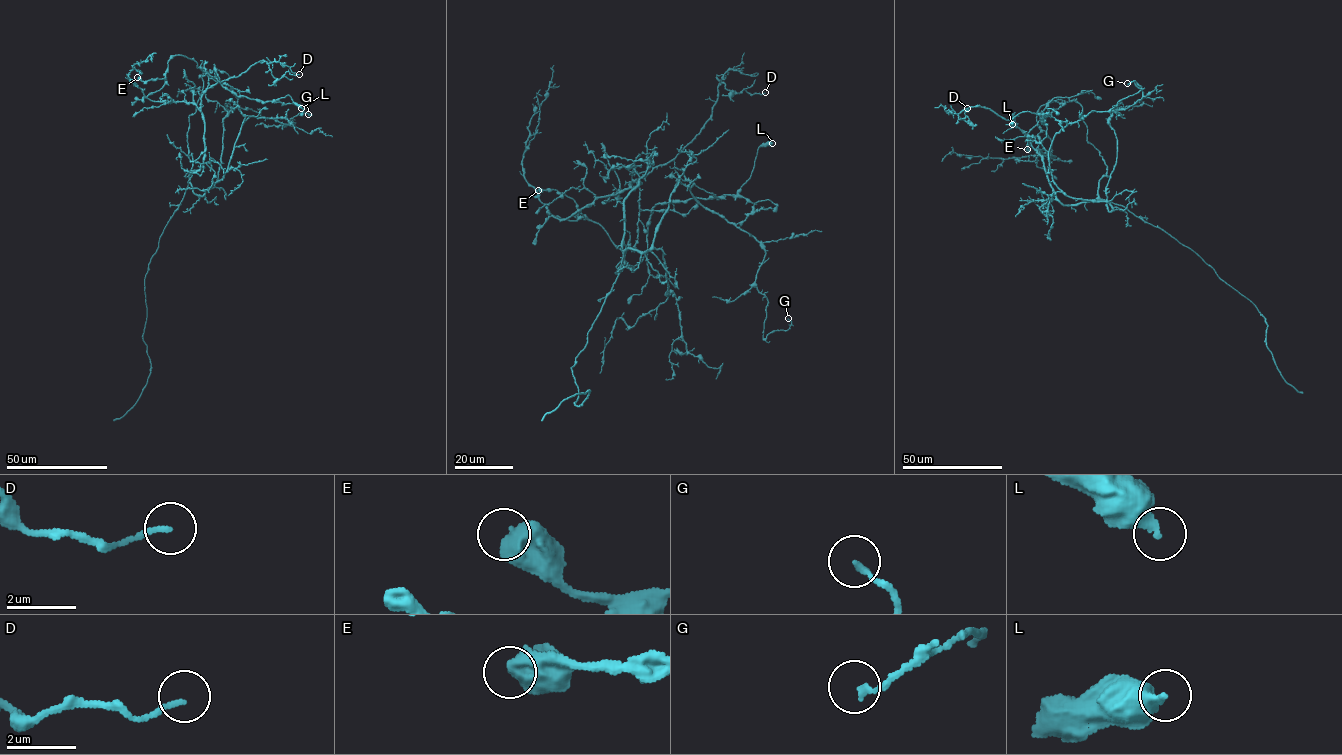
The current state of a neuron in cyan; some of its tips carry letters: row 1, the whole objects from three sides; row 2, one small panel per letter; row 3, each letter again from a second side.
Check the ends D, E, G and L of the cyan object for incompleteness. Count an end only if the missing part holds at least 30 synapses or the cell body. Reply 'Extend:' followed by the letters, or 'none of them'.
Extend: none of them

